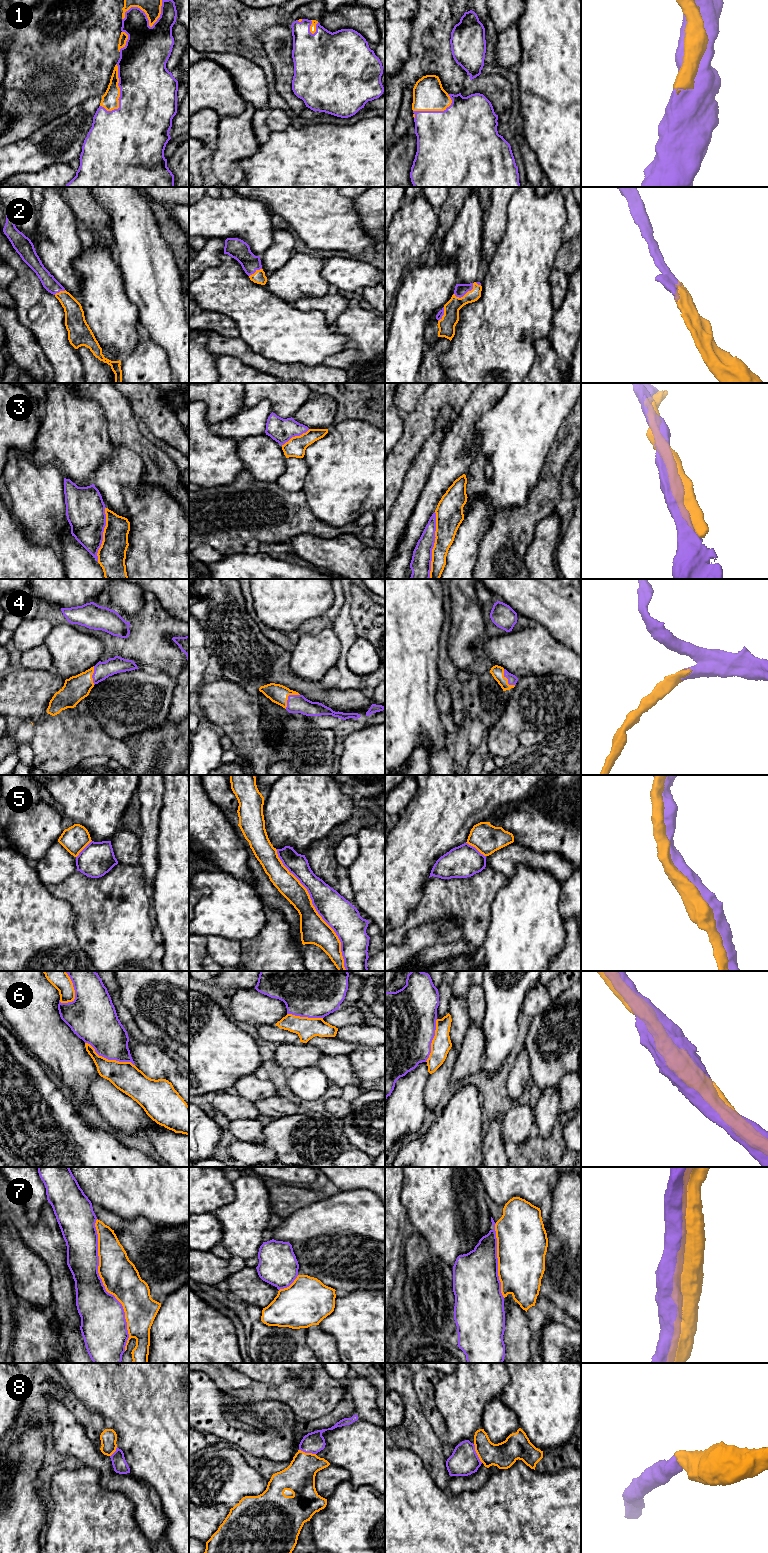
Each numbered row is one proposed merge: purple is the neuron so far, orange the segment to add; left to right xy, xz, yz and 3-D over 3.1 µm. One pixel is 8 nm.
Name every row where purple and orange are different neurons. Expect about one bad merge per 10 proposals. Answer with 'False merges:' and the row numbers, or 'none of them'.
False merges: 6

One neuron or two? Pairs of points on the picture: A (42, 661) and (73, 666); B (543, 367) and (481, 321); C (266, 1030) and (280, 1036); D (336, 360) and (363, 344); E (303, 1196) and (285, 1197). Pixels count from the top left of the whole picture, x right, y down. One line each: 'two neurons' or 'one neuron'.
A: one neuron
B: two neurons
C: one neuron
D: two neurons
E: one neuron

